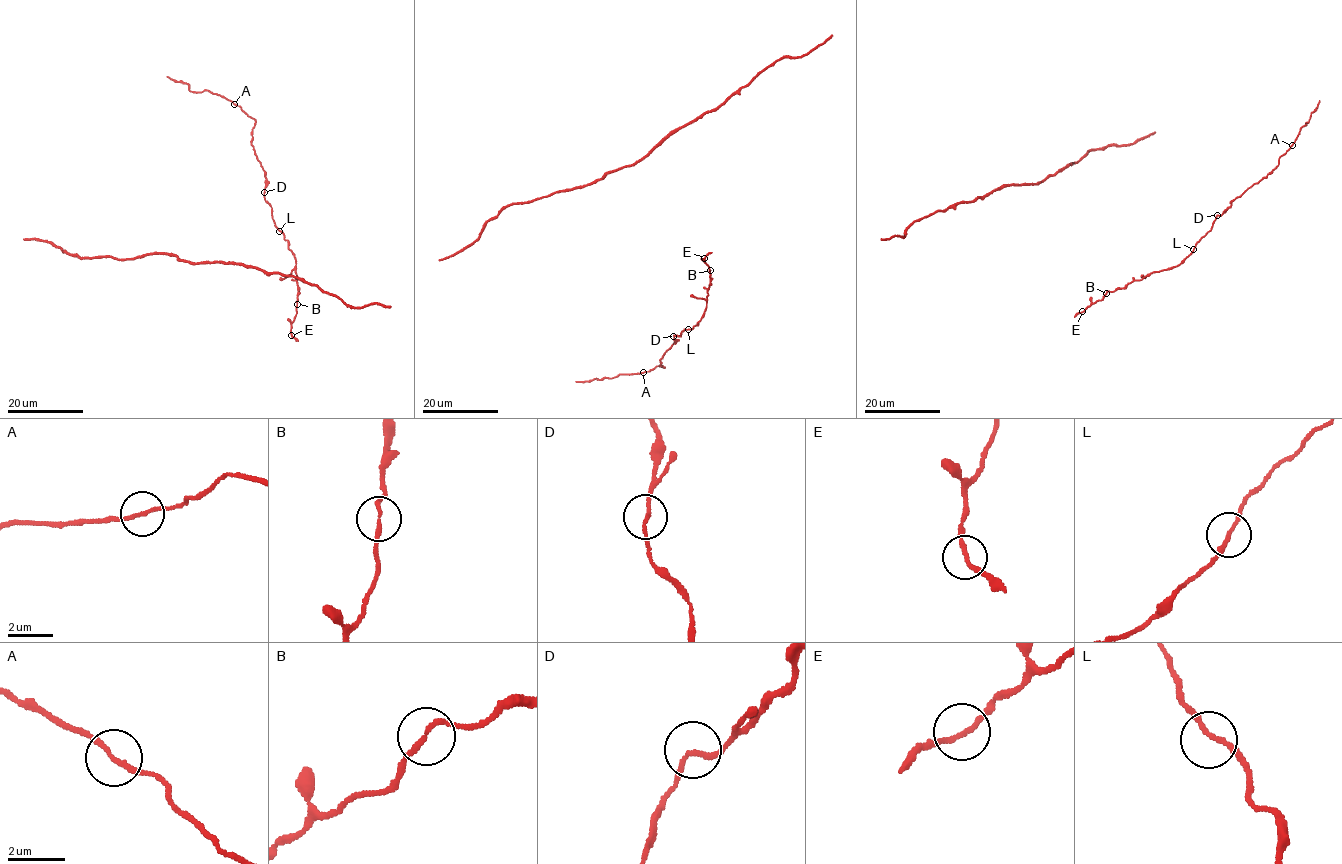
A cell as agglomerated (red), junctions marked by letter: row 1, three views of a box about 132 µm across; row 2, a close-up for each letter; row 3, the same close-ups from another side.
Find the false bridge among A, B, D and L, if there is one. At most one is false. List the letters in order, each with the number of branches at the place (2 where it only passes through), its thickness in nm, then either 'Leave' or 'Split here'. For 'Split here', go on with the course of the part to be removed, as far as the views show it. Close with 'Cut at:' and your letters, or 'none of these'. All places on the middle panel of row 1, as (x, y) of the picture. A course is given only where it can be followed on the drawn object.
A: Branches: 2. Thickness 160 nm. Leave
B: Branches: 2. Thickness 160 nm. Leave
D: Branches: 2. Thickness 150 nm. Leave
L: Branches: 2. Thickness 160 nm. Leave
Cut at: none of these

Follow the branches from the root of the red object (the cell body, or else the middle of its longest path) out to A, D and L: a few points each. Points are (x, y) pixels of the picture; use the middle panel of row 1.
A: (703, 260), (710, 274), (704, 316), (681, 336), (673, 335), (675, 342), (661, 359), (664, 367), (643, 372)
D: (703, 260), (710, 274), (704, 316), (697, 325), (681, 332), (681, 336), (673, 336)
L: (703, 260), (710, 274), (706, 308), (697, 325), (688, 329)

